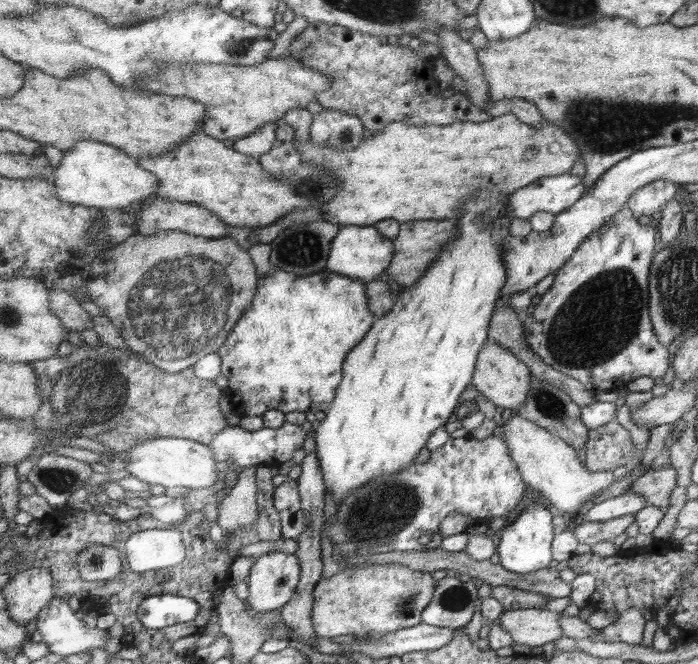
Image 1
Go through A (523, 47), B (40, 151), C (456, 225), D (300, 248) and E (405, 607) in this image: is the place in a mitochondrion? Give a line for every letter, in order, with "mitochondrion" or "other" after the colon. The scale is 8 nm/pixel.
A: other
B: other
C: other
D: mitochondrion
E: mitochondrion

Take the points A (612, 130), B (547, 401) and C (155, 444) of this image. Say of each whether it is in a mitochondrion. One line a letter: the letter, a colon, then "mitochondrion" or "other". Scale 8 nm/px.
A: mitochondrion
B: mitochondrion
C: other

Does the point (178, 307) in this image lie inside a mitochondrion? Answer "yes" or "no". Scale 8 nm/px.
yes

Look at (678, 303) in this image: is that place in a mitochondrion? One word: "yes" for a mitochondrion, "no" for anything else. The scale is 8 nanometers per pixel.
yes

